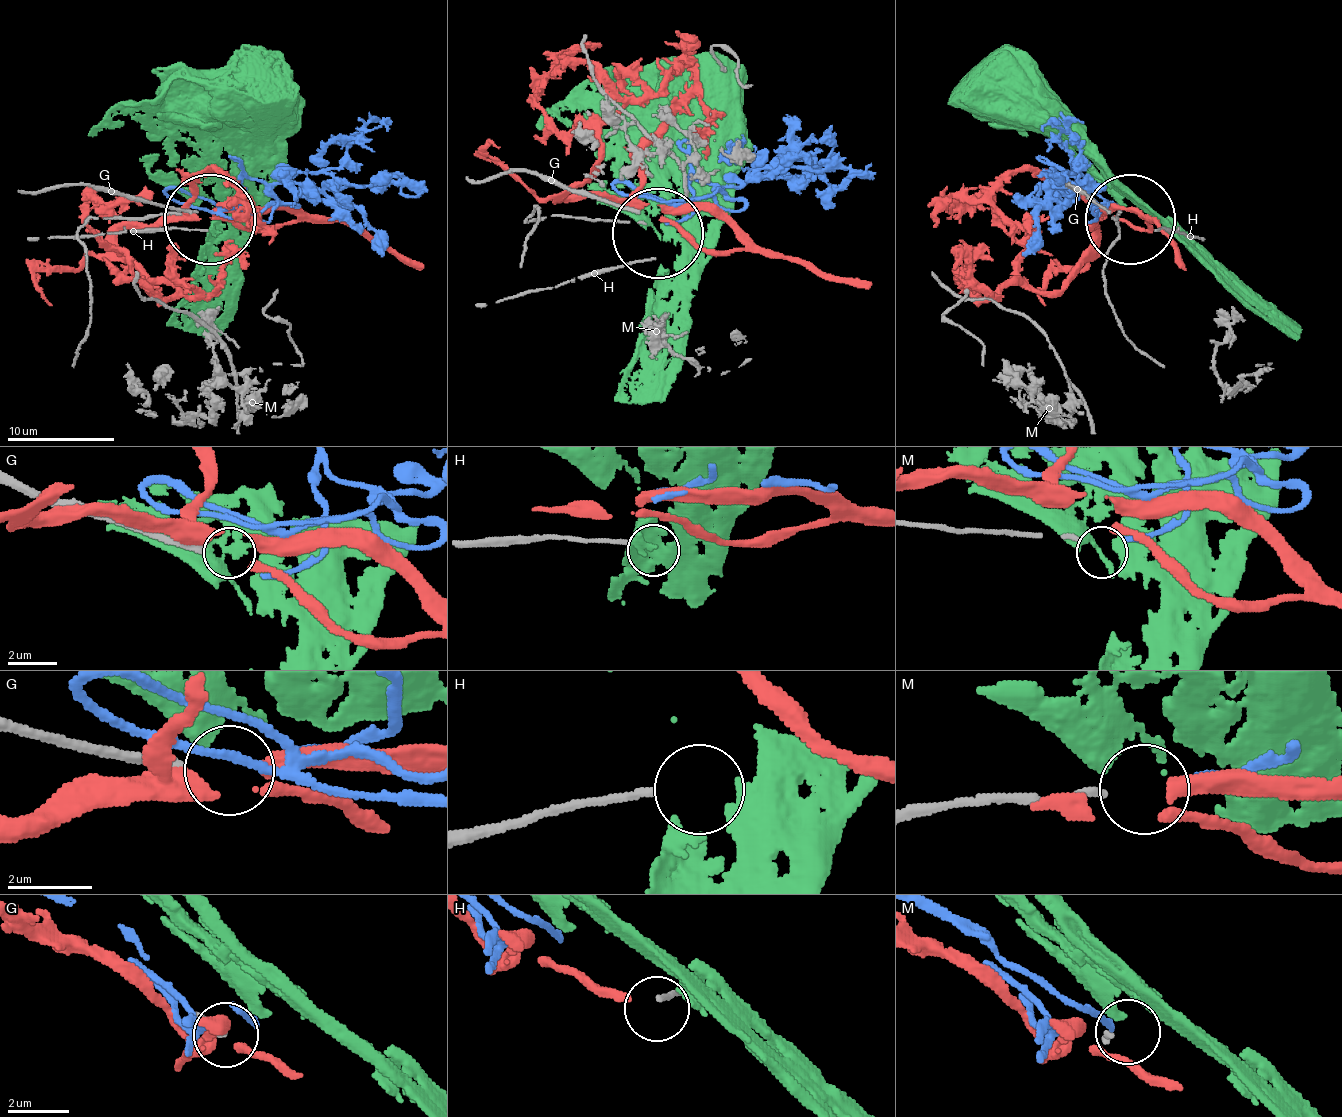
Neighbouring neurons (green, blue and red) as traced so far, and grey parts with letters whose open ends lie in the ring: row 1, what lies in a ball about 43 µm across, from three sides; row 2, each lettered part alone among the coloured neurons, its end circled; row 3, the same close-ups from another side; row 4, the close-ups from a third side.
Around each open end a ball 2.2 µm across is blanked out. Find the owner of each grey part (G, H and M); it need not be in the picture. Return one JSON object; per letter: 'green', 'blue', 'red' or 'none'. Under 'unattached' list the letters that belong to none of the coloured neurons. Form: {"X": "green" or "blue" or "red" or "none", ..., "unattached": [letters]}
{"G": "red", "H": "none", "M": "blue", "unattached": ["H"]}

